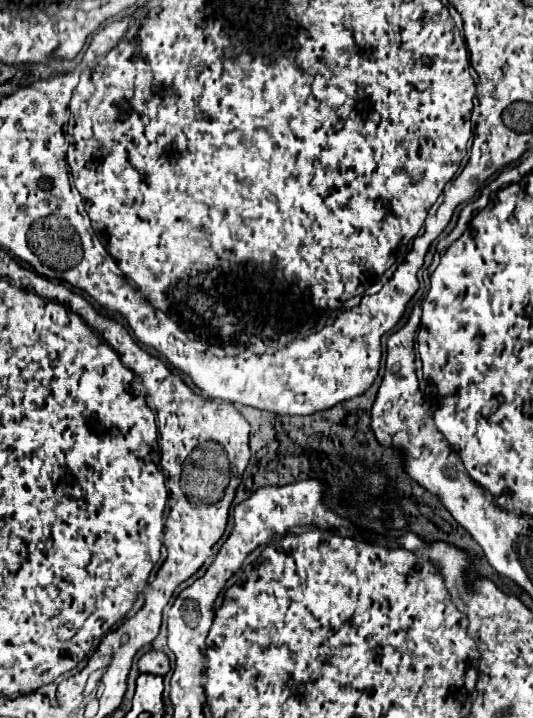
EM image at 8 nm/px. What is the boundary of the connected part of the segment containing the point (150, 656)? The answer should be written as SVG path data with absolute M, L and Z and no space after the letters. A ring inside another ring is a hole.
M150 650L138 660L138 668L140 668L142 674L160 674L160 676L164 676L170 670L168 656L164 652Z

